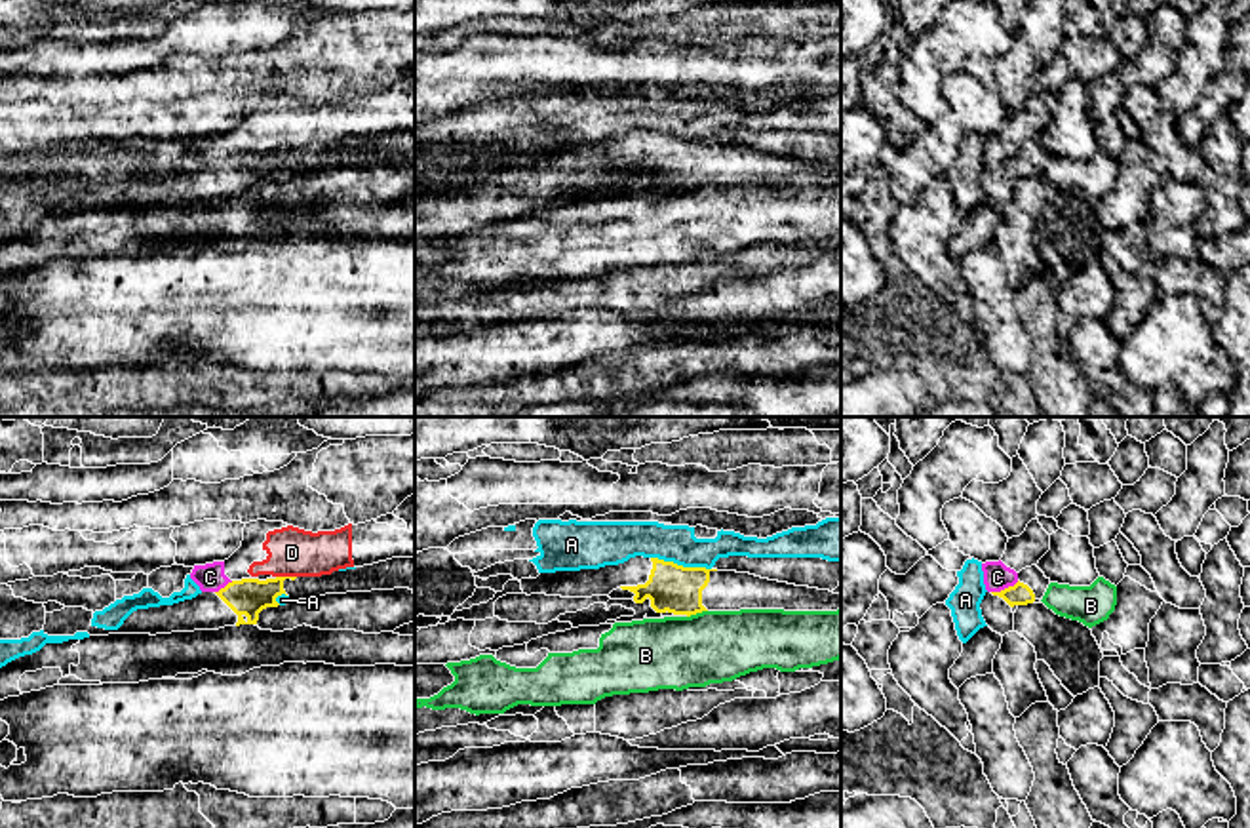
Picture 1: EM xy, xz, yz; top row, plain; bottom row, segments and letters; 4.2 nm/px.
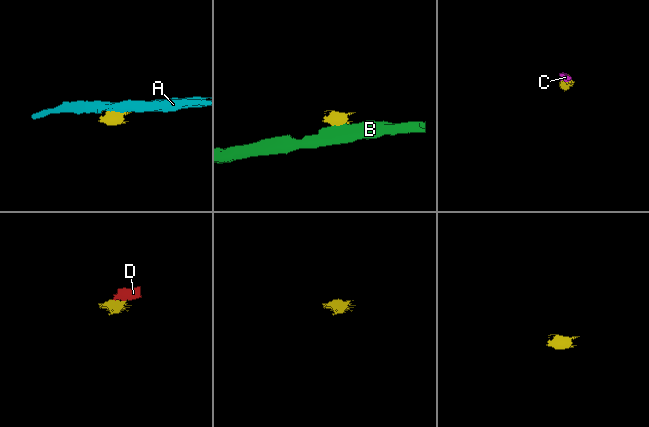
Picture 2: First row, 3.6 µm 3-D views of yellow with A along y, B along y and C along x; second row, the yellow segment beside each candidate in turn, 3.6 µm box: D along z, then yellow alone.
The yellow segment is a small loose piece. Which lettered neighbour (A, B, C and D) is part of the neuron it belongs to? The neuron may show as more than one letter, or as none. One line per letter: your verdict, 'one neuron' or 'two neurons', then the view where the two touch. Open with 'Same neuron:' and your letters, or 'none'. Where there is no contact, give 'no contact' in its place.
Same neuron: none
A: two neurons; meets yellow in xz
B: two neurons; meets yellow in xz
C: two neurons; meets yellow in yz
D: two neurons; meets yellow in xy

